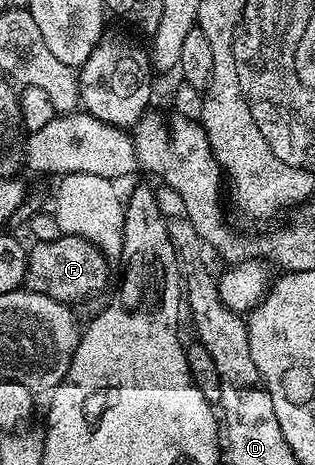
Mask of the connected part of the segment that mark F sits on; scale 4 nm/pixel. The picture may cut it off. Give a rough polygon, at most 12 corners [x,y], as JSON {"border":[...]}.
{"border":[[73,234],[33,242],[24,289],[66,304],[99,293],[110,263]]}

